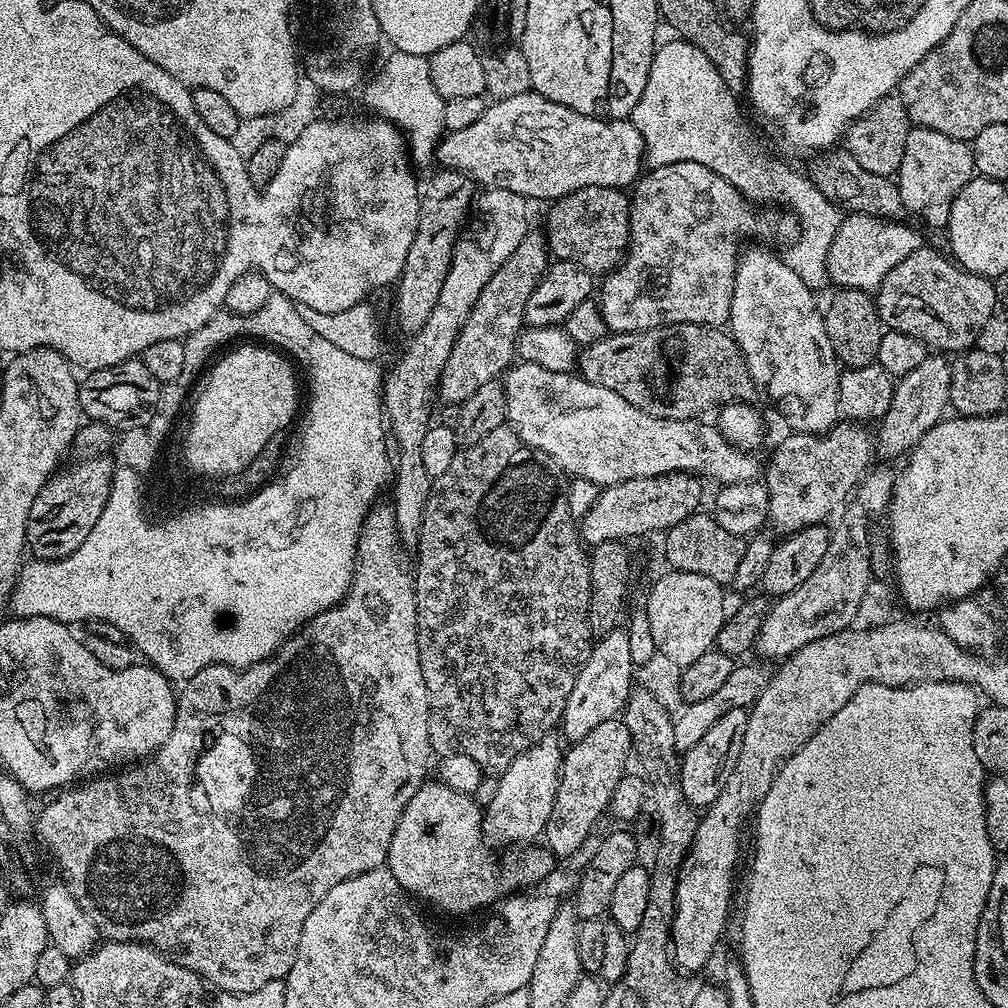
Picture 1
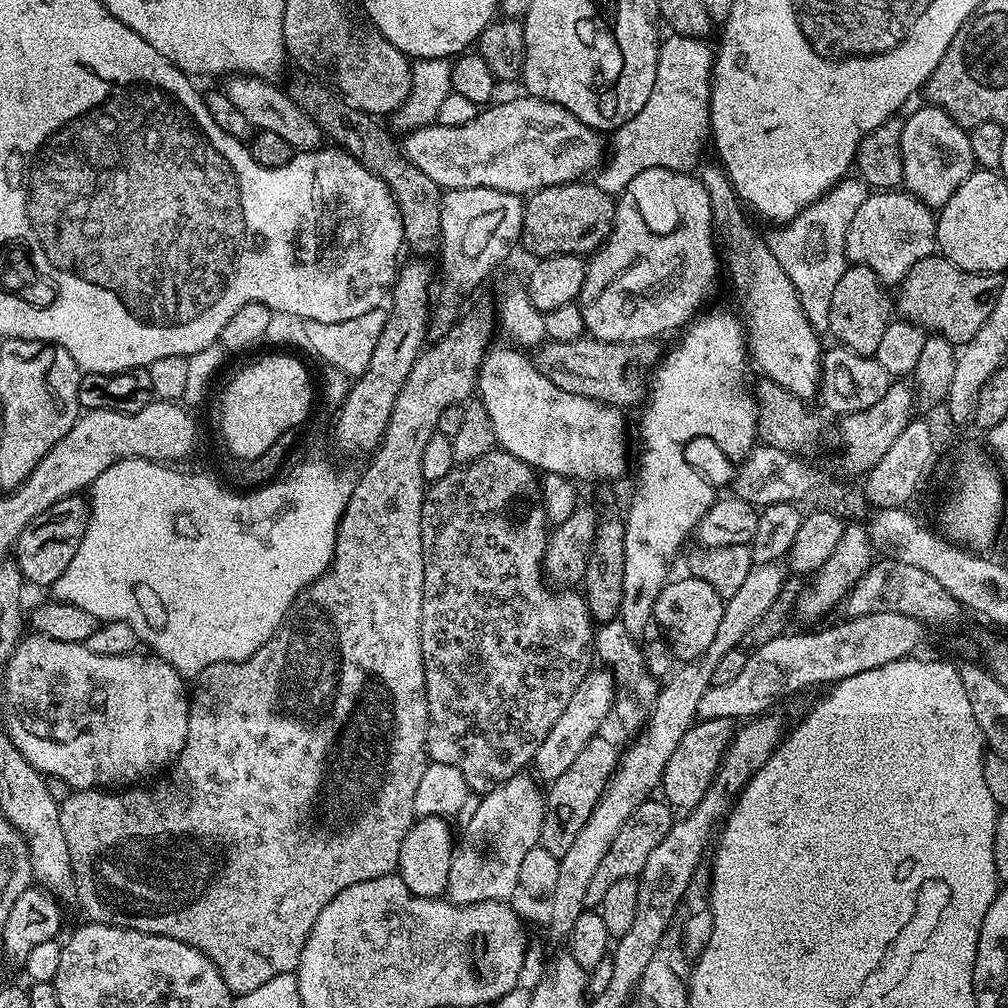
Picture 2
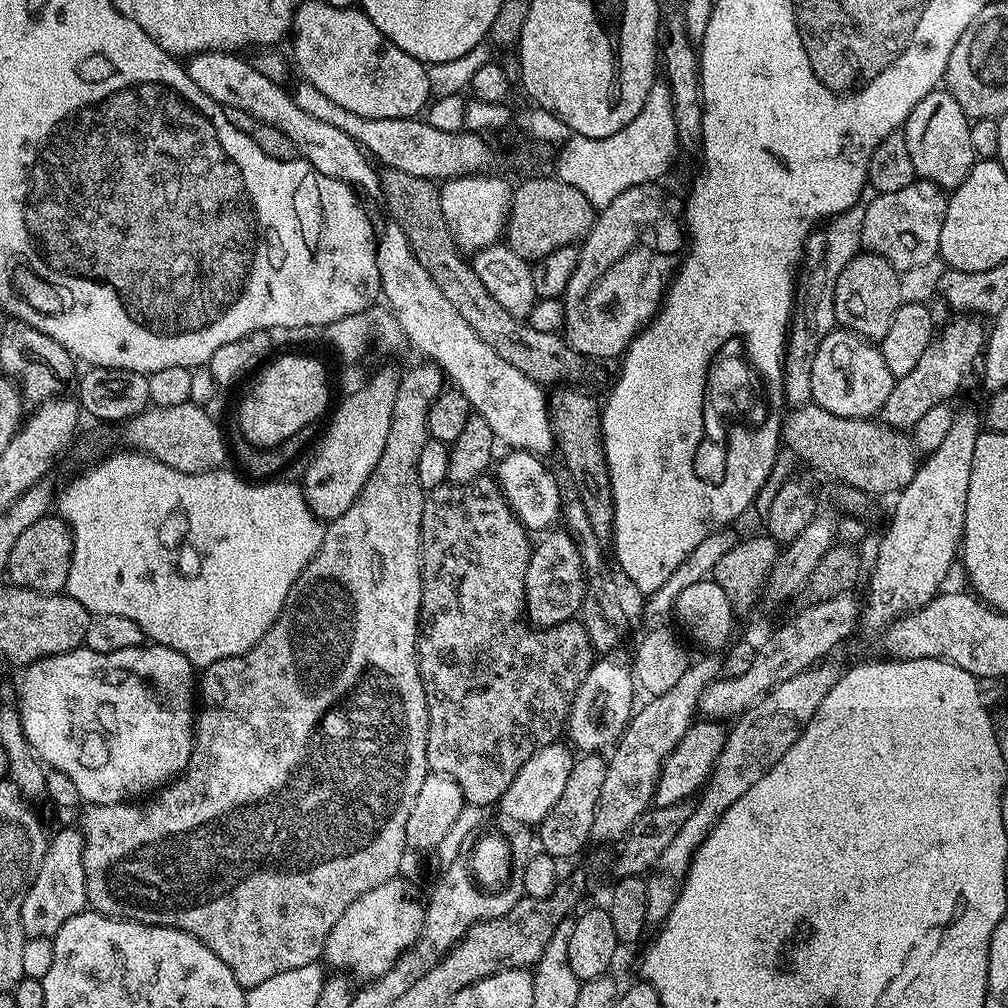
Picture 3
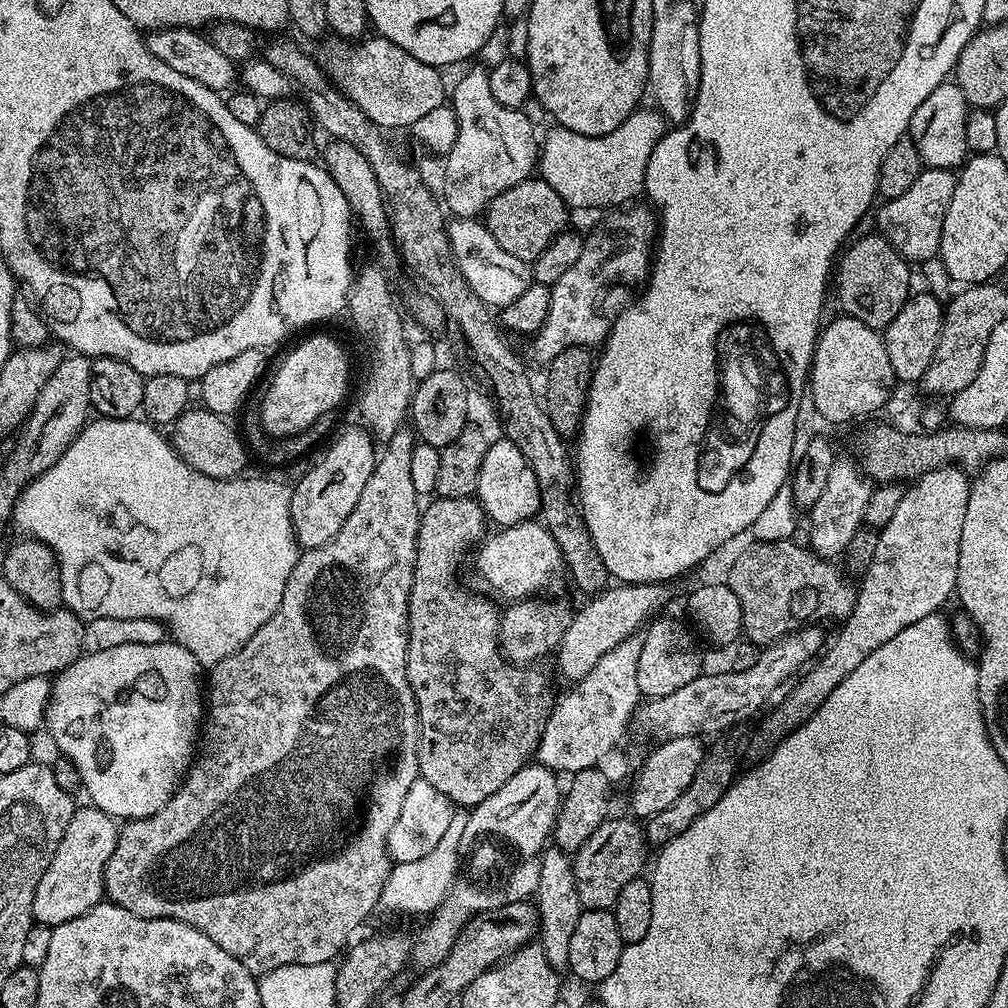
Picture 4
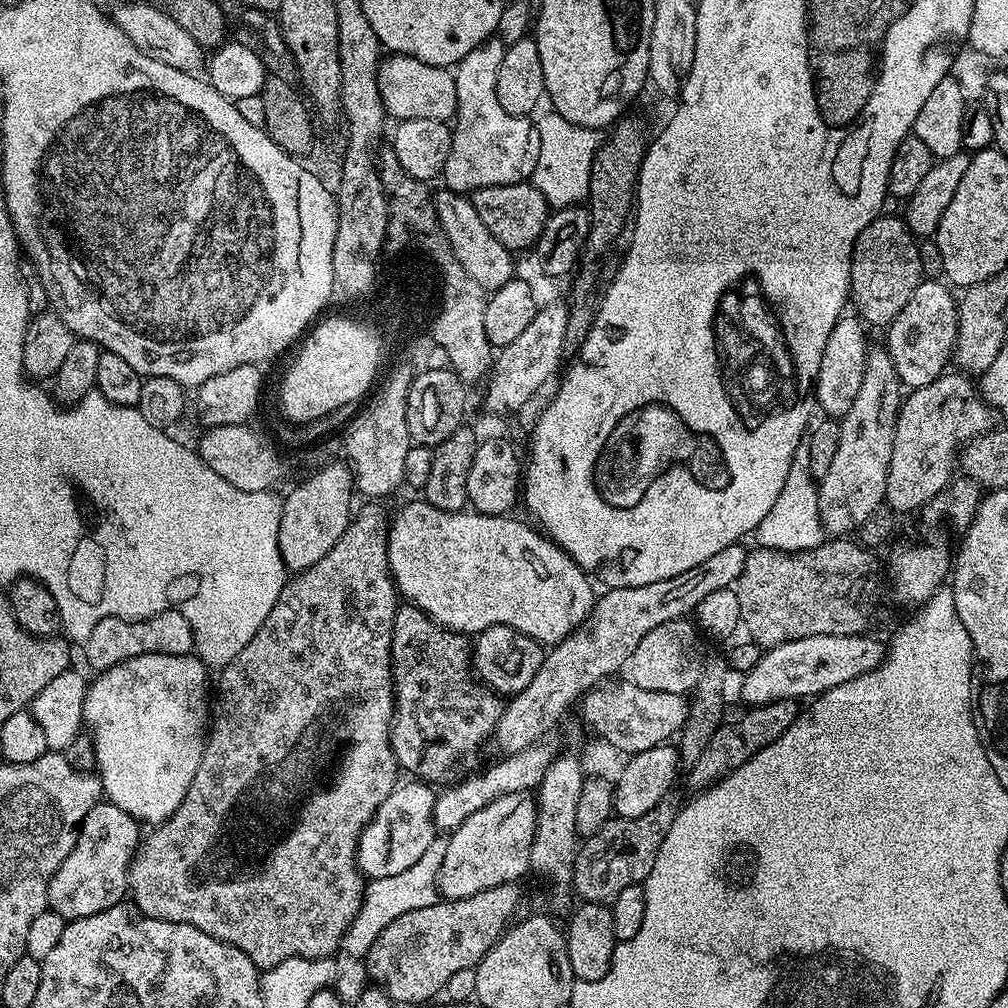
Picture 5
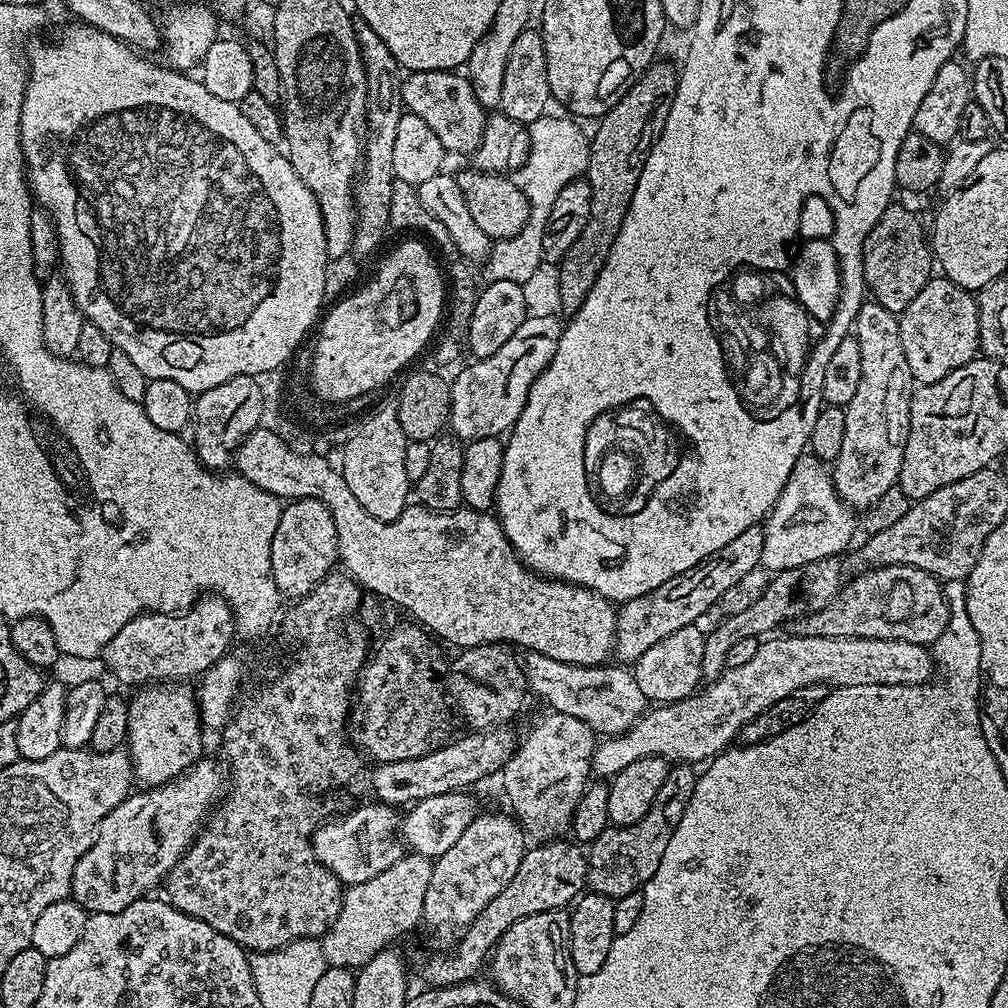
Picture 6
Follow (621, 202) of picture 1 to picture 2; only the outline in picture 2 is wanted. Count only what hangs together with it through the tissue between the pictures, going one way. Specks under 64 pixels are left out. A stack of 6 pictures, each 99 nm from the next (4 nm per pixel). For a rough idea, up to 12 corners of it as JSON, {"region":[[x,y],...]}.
{"region":[[595,182],[524,200],[522,248],[587,257],[608,240],[616,200]]}

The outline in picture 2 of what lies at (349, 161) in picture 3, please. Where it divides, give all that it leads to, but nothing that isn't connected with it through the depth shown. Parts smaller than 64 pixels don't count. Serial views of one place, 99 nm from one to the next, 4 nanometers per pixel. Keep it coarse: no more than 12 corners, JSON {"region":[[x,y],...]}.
{"region":[[233,74],[222,90],[253,129],[294,150],[321,147],[320,127],[279,83]]}

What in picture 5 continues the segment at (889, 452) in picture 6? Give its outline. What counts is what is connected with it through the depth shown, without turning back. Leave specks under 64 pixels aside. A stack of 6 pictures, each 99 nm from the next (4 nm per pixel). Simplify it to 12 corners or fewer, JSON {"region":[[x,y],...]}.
{"region":[[868,354],[818,480],[825,533],[847,537],[885,503],[902,385]]}

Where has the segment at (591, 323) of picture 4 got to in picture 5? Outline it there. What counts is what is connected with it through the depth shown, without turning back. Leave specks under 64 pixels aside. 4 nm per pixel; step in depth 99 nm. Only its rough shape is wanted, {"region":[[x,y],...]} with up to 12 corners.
{"region":[[567,303],[534,322],[499,349],[484,404],[520,408],[564,352]]}

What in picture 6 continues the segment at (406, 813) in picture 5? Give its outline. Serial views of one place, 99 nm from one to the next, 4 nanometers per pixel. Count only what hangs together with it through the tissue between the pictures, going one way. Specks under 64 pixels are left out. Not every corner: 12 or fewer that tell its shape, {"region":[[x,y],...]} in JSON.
{"region":[[371,803],[312,833],[345,886],[370,882],[406,852],[401,813]]}

